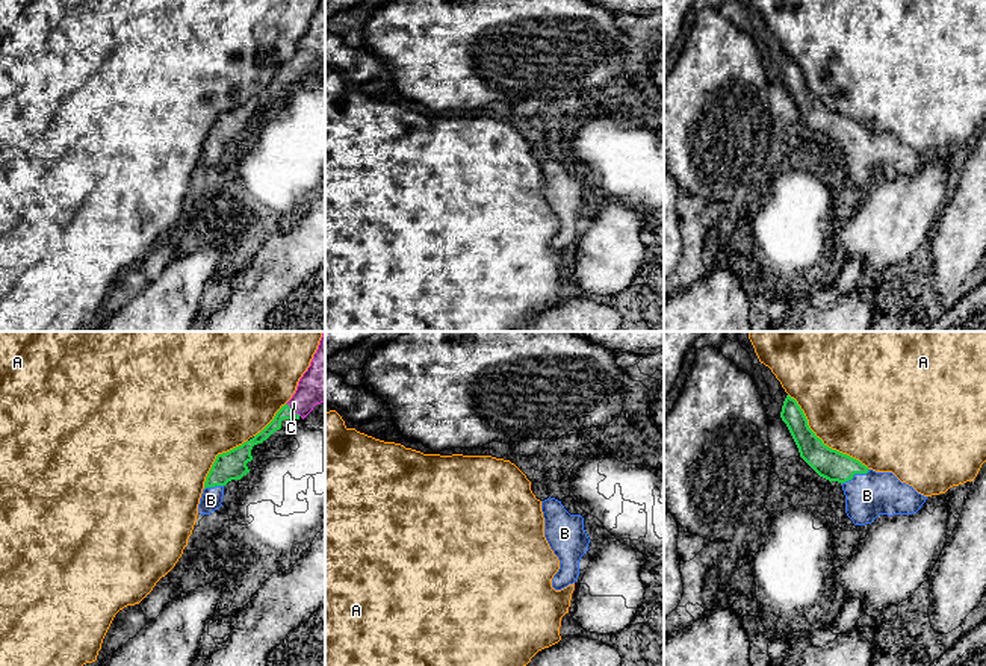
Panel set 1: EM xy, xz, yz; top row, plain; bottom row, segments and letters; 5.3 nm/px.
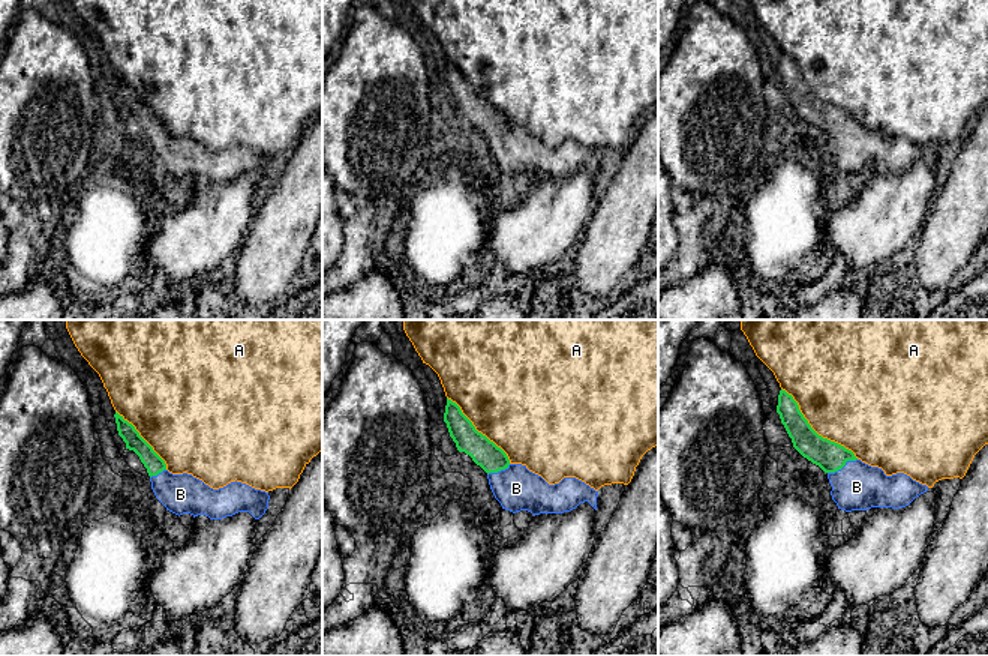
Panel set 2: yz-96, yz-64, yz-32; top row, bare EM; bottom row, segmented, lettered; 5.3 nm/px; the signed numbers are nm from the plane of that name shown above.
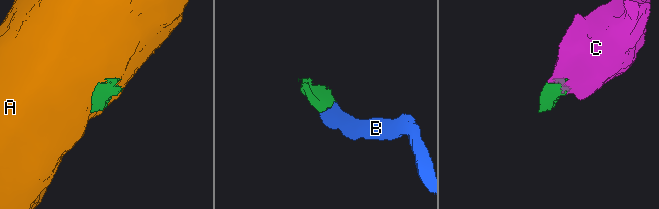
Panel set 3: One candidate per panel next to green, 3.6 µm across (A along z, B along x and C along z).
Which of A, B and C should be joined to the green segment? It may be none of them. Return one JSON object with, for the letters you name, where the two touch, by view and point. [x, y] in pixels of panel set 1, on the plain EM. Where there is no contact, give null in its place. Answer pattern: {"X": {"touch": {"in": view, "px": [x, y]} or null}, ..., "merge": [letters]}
{"B": {"touch": {"in": "yz", "px": [855, 133]}}, "C": {"touch": {"in": "xy", "px": [292, 71]}}, "merge": ["B", "C"]}

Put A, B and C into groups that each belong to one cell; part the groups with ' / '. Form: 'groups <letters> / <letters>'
groups A / B C

